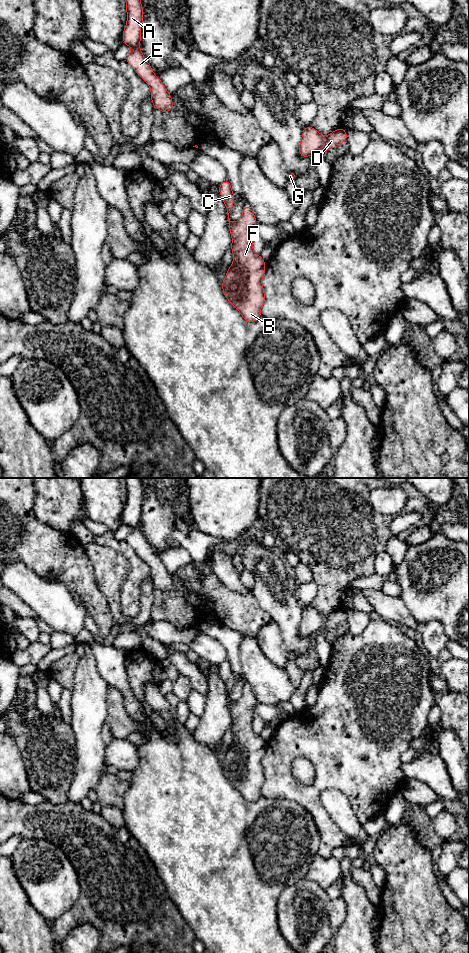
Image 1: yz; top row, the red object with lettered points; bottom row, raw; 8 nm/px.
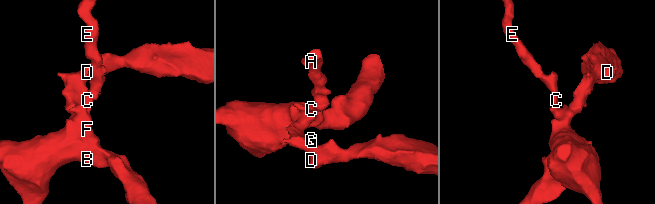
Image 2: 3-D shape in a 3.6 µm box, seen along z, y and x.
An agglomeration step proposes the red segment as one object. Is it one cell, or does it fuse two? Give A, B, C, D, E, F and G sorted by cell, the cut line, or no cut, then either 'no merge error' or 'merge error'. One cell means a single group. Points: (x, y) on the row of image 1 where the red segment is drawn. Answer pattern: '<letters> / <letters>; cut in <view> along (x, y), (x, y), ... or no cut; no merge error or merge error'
A B C D E F G; no cut; no merge error

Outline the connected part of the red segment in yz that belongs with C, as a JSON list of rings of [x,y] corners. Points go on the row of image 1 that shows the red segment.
[[[228,179],[218,189],[226,205],[232,237],[230,249],[234,255],[233,262],[221,283],[223,294],[244,320],[252,323],[261,317],[261,308],[265,301],[262,278],[266,262],[253,251],[252,247],[255,226],[258,223],[253,210],[247,205],[243,208],[238,221],[230,221],[229,213],[233,208],[234,193]]]

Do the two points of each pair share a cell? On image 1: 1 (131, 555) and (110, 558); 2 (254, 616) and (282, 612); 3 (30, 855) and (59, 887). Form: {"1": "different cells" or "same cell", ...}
{"1": "different cells", "2": "different cells", "3": "same cell"}

